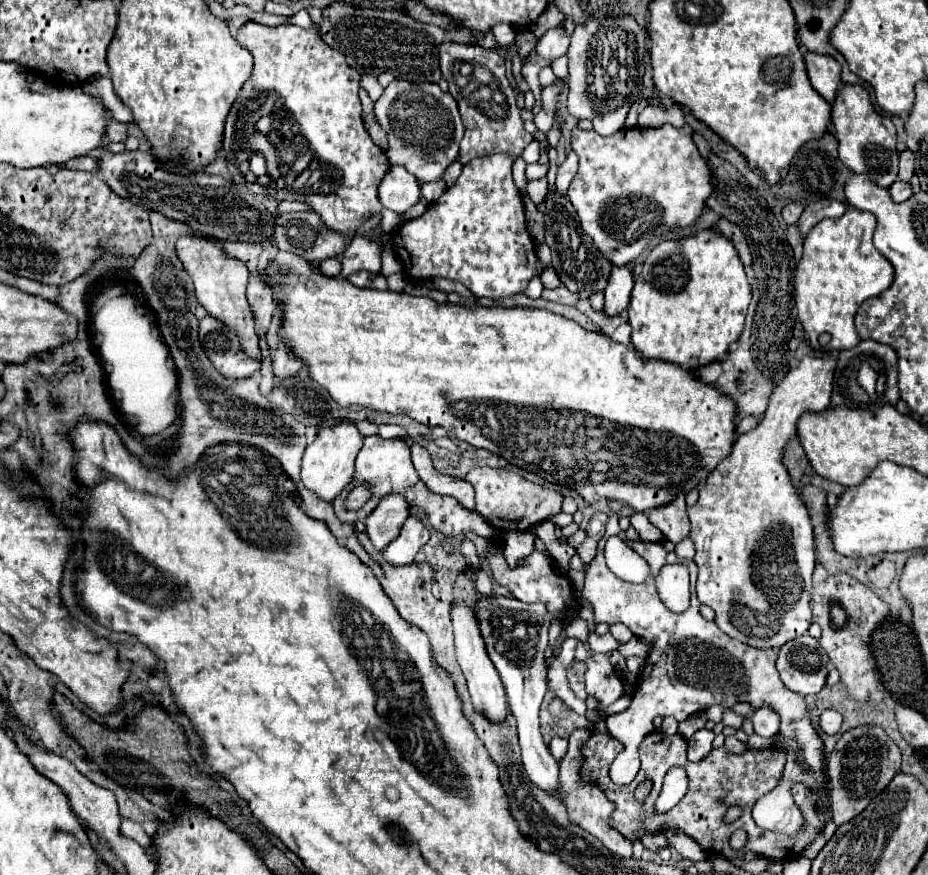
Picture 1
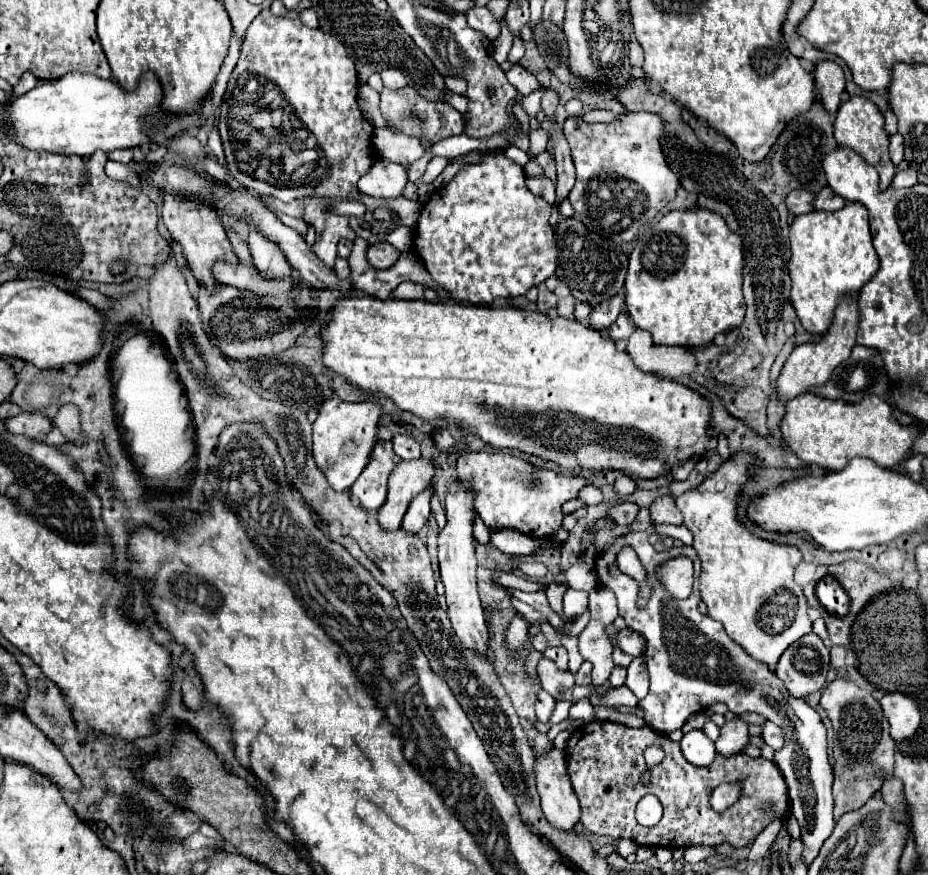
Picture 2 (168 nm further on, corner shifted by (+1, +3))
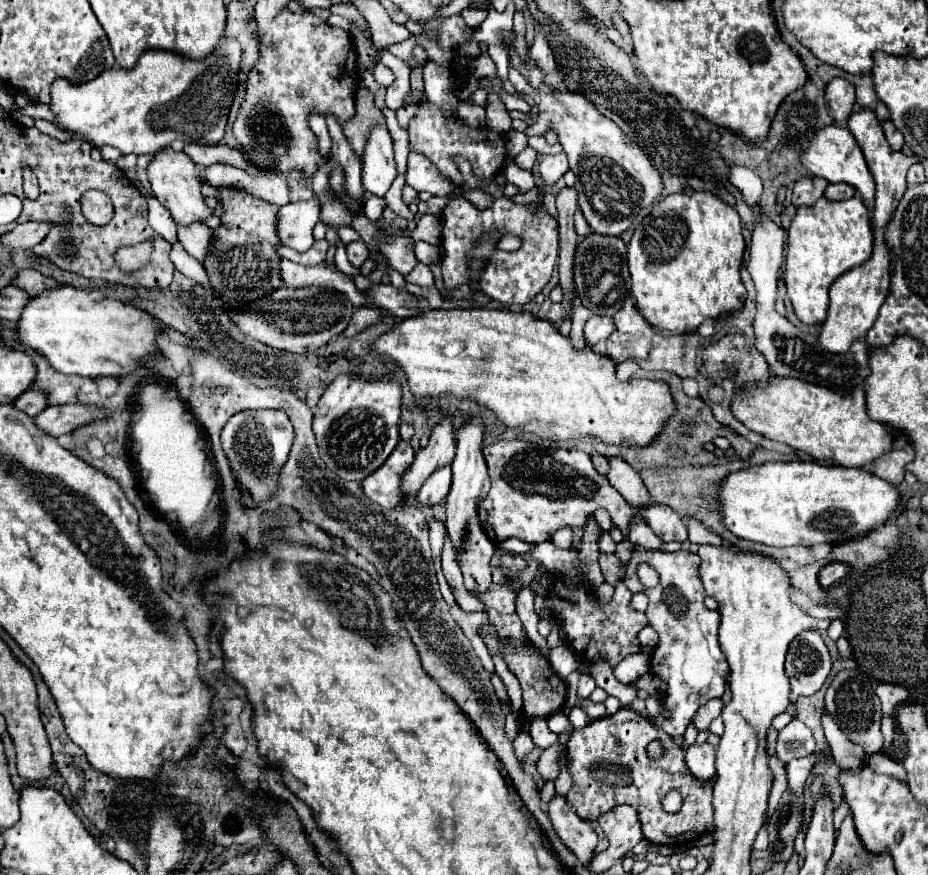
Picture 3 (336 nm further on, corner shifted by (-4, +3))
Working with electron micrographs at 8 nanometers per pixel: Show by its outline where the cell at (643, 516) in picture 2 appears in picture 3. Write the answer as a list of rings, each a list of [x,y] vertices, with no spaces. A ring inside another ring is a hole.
[[[634,518],[634,522],[630,522],[628,528],[628,536],[626,536],[636,548],[642,546],[646,550],[658,550],[662,546],[662,540],[652,532],[652,528],[648,524],[642,522],[642,518]]]

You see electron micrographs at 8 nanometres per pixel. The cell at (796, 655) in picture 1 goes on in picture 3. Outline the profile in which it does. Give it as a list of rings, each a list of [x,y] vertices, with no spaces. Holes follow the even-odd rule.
[[[814,630],[802,632],[788,648],[788,656],[786,656],[786,676],[790,678],[790,686],[792,686],[792,694],[794,696],[810,696],[814,692],[818,692],[822,688],[822,684],[826,682],[828,674],[832,668],[832,660],[830,660],[830,652],[822,640],[822,636]]]

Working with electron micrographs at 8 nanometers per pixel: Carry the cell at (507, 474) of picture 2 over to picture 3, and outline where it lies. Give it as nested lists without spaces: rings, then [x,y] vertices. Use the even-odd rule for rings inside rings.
[[[496,442],[482,448],[492,488],[488,496],[478,506],[478,518],[492,542],[504,538],[520,538],[528,544],[546,542],[562,526],[582,528],[588,514],[594,514],[596,508],[606,508],[612,516],[614,526],[618,526],[624,536],[628,532],[630,520],[640,514],[654,534],[662,542],[686,542],[686,526],[680,516],[660,504],[652,504],[644,510],[634,510],[626,500],[616,492],[604,474],[598,474],[590,456],[582,450],[566,450],[566,446],[556,444],[552,448],[534,448],[526,442]]]

